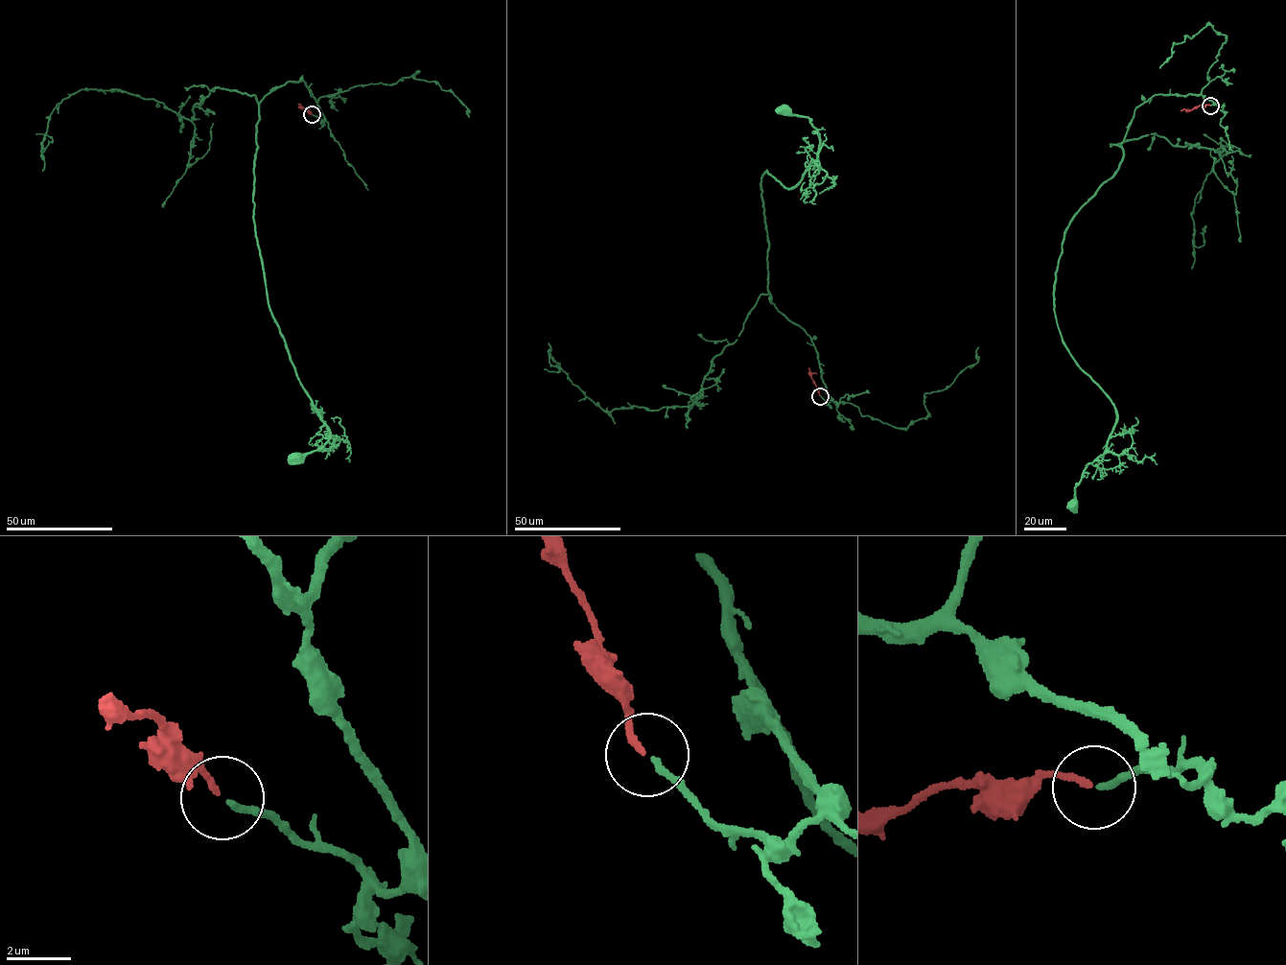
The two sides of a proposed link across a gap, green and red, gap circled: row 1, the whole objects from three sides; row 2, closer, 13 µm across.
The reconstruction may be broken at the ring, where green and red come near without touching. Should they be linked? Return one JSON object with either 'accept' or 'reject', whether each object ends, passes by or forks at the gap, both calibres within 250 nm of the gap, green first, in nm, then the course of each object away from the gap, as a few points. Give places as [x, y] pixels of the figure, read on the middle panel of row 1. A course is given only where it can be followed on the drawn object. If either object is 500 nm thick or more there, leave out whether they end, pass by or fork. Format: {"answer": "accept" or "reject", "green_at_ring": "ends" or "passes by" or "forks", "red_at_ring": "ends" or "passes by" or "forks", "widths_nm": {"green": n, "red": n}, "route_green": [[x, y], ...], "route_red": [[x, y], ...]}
{"answer": "accept", "green_at_ring": "ends", "red_at_ring": "ends", "widths_nm": {"green": 190, "red": 180}, "route_green": [[820, 395], [831, 398], [815, 346], [768, 289], [760, 177], [791, 188], [819, 143], [784, 110]], "route_red": [[820, 396], [808, 367]]}

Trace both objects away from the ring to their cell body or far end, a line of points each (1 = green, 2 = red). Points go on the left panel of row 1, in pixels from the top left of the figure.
1: (312, 114), (324, 120), (301, 80), (265, 96), (254, 168), (268, 307), (331, 435), (296, 458)
2: (312, 114), (298, 104)

